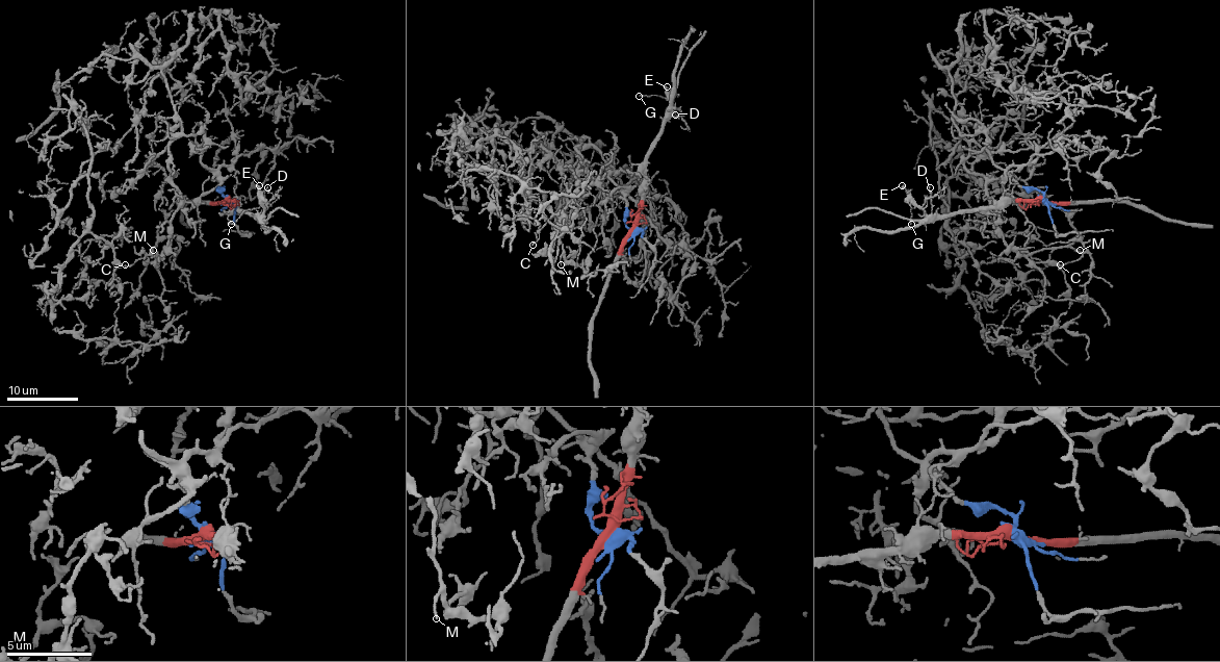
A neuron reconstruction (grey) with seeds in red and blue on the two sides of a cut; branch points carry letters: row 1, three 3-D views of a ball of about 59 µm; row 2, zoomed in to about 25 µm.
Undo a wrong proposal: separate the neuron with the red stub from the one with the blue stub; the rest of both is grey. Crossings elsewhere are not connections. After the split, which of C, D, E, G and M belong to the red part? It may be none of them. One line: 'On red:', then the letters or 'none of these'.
On red: D, E, G

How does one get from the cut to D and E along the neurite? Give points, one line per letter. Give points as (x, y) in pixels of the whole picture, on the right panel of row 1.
D: (1044, 200), (1004, 200), (943, 215), (931, 211), (929, 187)
E: (1044, 200), (1004, 200), (946, 215), (929, 215), (903, 185)

